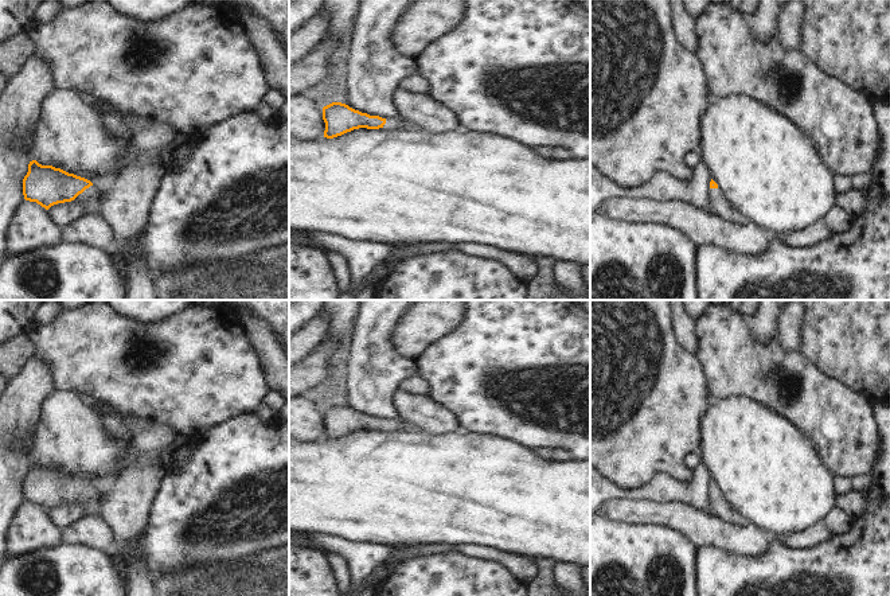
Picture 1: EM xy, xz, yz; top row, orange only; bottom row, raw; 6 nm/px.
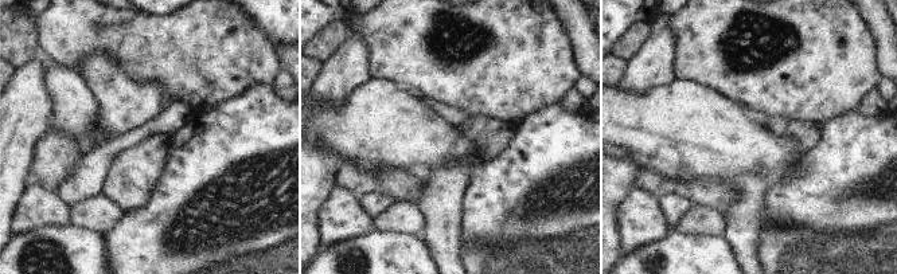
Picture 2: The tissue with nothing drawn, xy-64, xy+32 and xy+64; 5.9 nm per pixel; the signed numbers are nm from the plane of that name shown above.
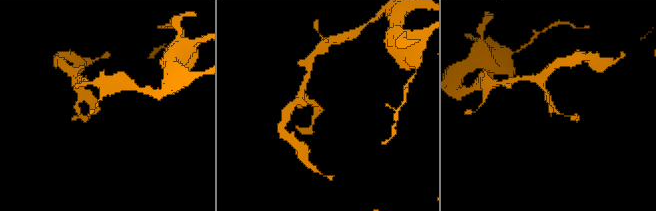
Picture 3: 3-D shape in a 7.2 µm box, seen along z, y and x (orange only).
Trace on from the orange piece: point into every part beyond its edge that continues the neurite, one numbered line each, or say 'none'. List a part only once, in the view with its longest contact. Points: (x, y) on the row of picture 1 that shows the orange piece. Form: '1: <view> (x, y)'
1: xy (89, 197)

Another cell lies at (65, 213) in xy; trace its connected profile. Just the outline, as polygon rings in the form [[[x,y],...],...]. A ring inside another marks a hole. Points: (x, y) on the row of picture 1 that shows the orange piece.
[[[74,199],[71,202],[54,204],[47,211],[55,223],[63,227],[81,217],[86,210],[81,200]]]

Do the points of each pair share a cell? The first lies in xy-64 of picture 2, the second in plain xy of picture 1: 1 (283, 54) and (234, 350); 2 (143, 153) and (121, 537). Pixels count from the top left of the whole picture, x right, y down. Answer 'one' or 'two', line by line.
1: two
2: one

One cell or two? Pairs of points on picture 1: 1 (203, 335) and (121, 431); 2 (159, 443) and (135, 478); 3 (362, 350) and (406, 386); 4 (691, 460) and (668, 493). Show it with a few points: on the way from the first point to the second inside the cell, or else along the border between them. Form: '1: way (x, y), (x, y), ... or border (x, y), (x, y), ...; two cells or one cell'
1: border (104, 404), (140, 419); two cells
2: border (157, 452), (143, 452), (133, 459); two cells
3: border (417, 376), (408, 377), (398, 388); two cells
4: border (702, 460), (694, 468); two cells

